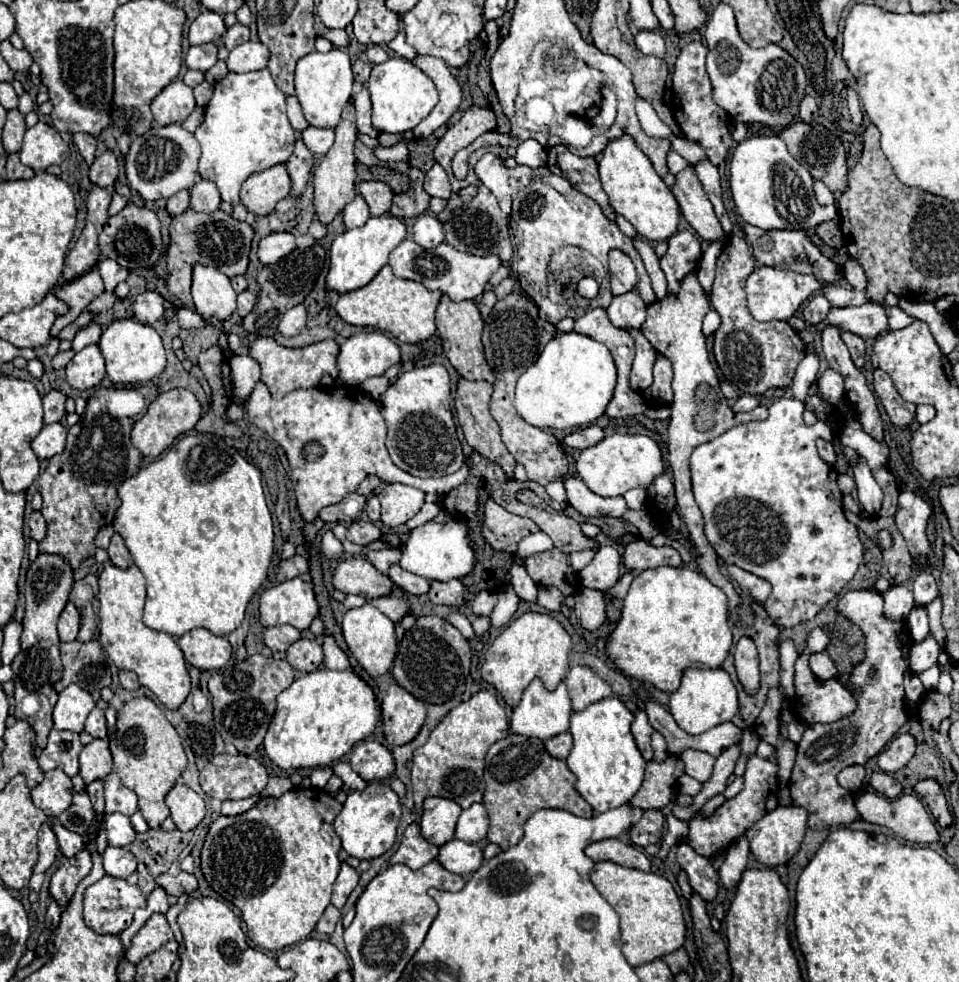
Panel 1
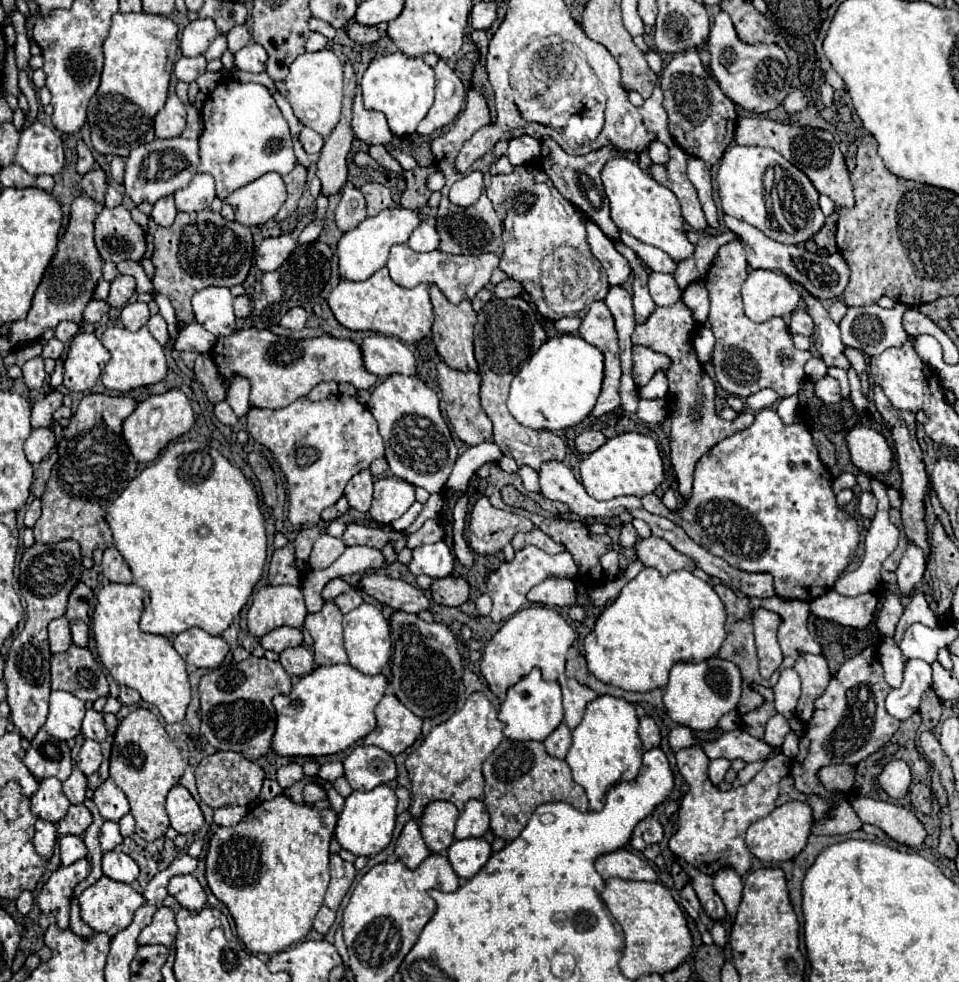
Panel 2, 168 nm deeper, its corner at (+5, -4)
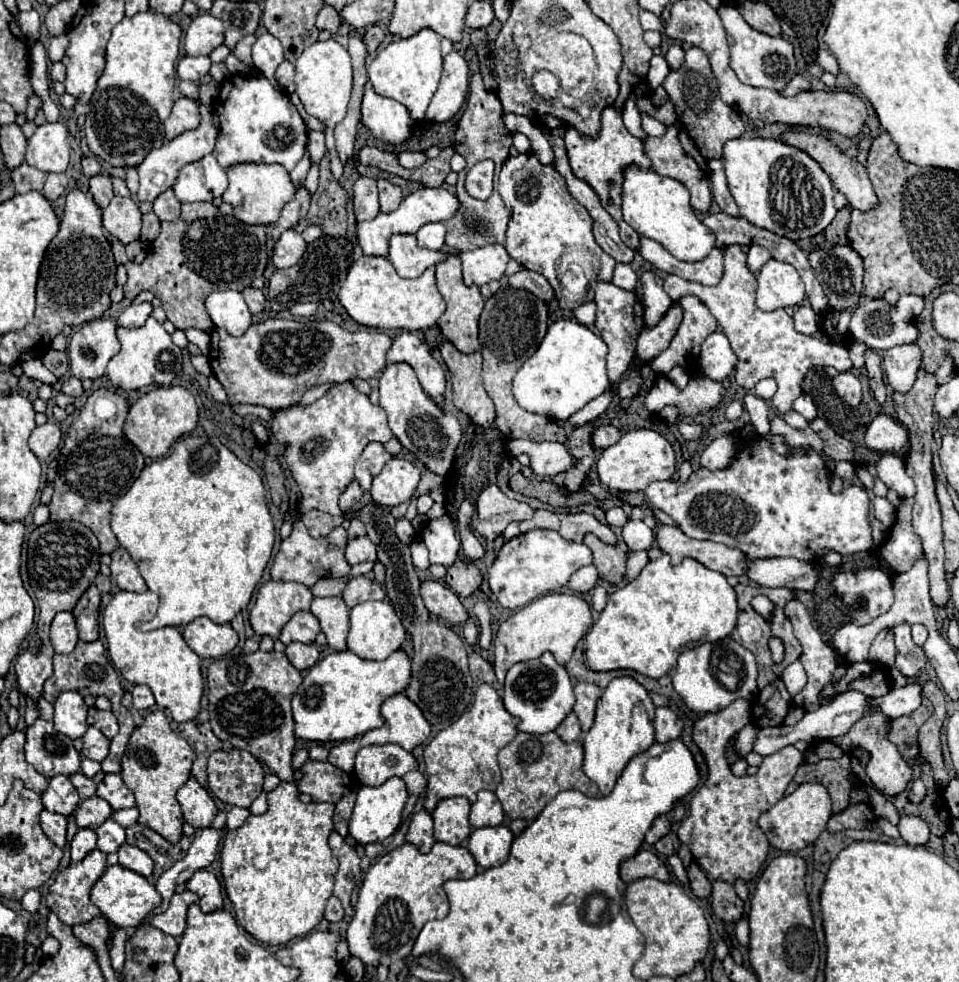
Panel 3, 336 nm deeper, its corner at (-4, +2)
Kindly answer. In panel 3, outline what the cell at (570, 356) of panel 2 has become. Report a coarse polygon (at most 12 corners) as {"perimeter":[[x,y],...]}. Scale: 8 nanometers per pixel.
{"perimeter":[[570,318],[514,376],[528,412],[568,420],[610,388],[608,346]]}

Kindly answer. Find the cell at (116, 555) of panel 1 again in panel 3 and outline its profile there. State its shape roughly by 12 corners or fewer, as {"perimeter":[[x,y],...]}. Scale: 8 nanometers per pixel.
{"perimeter":[[124,548],[112,552],[112,578],[120,590],[148,590]]}

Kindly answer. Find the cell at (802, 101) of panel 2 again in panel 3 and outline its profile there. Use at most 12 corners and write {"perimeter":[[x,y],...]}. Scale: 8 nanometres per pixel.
{"perimeter":[[794,76],[782,90],[784,96],[810,90],[804,76]]}

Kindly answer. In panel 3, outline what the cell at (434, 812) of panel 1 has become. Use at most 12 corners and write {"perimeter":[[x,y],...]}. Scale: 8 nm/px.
{"perimeter":[[440,800],[434,838],[460,846],[470,836],[470,802]]}

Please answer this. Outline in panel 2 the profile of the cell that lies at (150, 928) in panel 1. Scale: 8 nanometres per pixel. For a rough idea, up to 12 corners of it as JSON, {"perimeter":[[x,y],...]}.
{"perimeter":[[163,906],[141,930],[137,944],[171,946],[175,914]]}

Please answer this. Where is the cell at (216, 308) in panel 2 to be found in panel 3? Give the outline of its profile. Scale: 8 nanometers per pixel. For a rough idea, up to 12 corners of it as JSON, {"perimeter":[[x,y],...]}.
{"perimeter":[[236,290],[212,292],[206,310],[214,326],[244,334],[252,314]]}

